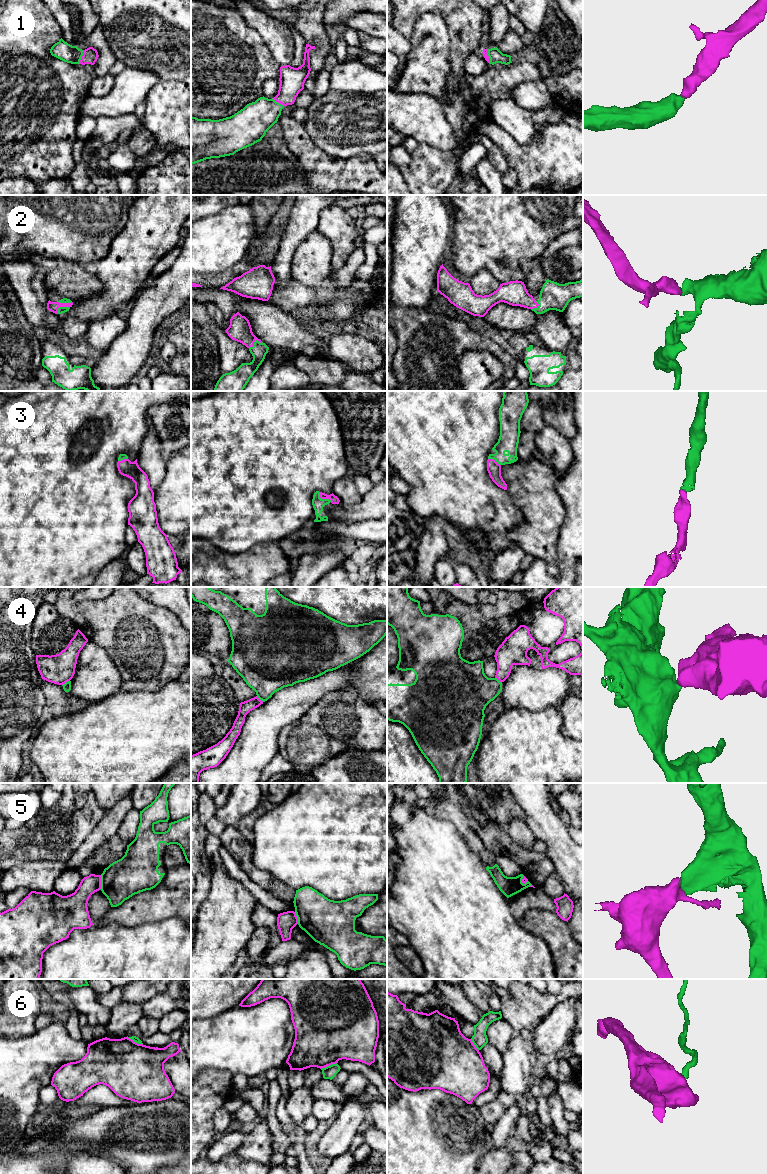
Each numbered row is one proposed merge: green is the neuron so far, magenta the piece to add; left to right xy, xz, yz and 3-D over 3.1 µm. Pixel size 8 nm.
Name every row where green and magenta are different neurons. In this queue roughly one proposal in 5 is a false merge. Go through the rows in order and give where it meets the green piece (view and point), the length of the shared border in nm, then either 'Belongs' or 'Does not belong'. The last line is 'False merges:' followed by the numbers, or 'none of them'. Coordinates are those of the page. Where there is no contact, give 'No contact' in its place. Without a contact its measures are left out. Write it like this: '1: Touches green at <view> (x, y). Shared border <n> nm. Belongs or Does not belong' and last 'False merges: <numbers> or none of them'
1: Touches green at yz (488, 55). Shared border 120 nm. Belongs
2: Touches green at xy (61, 307). Shared border 120 nm. Belongs
3: Touches green at xz (323, 499). Shared border 130 nm. Belongs
4: Touches green at xy (66, 682). Shared border 80 nm. Does not belong
5: Touches green at xy (101, 882). Shared border 120 nm. Does not belong
6: Touches green at xz (328, 1066). Shared border 140 nm. Does not belong
False merges: 4, 5, 6

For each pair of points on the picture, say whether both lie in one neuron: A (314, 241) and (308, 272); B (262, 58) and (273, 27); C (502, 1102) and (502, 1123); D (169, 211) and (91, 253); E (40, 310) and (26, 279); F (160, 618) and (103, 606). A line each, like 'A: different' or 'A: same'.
A: same
B: different
C: different
D: different
E: same
F: same

